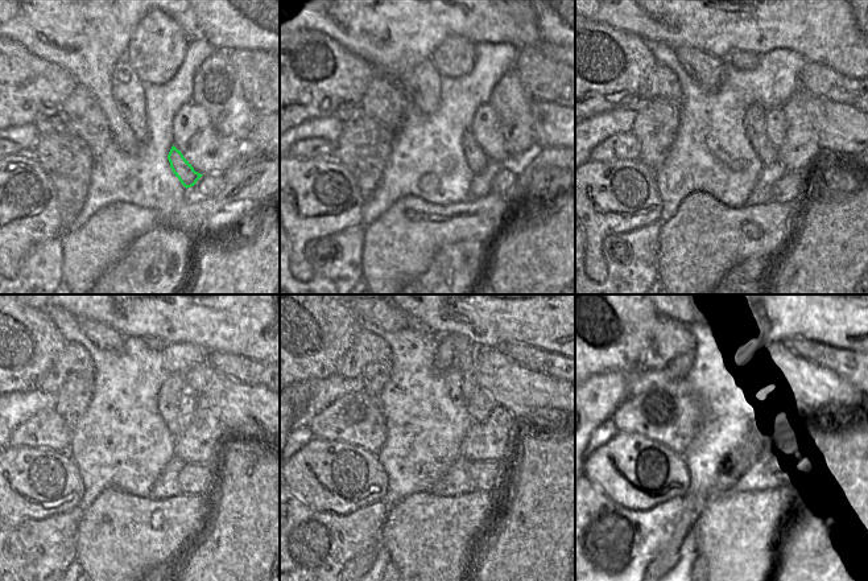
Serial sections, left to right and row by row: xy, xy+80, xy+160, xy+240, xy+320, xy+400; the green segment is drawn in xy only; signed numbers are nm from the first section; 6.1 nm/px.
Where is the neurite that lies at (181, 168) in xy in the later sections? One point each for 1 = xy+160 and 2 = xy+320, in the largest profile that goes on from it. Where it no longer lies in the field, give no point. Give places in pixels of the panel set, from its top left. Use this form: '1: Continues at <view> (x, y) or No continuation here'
1: Continues at xy+160 (755, 120)
2: Continues at xy+320 (467, 353)

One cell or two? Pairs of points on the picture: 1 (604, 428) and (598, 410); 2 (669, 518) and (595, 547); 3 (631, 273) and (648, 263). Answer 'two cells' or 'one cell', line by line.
1: two cells
2: one cell
3: one cell

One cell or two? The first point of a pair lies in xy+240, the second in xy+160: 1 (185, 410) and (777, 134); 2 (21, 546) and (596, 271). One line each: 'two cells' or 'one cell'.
1: one cell
2: two cells

